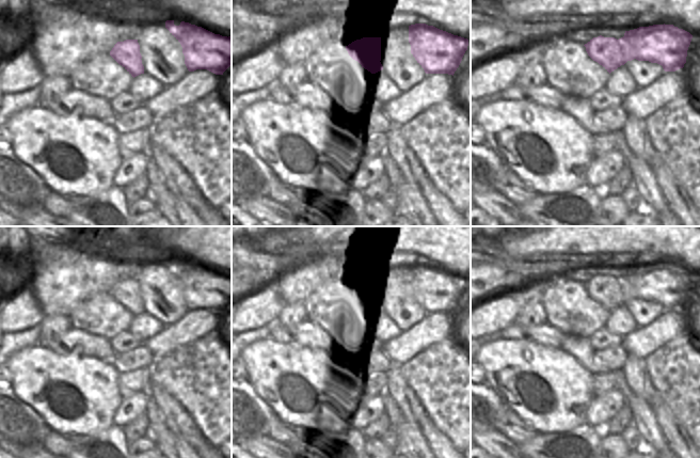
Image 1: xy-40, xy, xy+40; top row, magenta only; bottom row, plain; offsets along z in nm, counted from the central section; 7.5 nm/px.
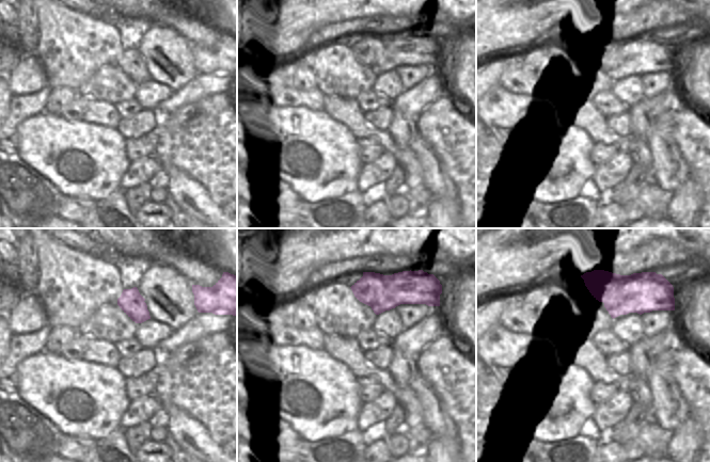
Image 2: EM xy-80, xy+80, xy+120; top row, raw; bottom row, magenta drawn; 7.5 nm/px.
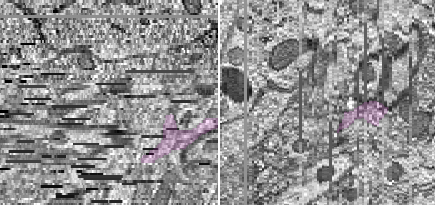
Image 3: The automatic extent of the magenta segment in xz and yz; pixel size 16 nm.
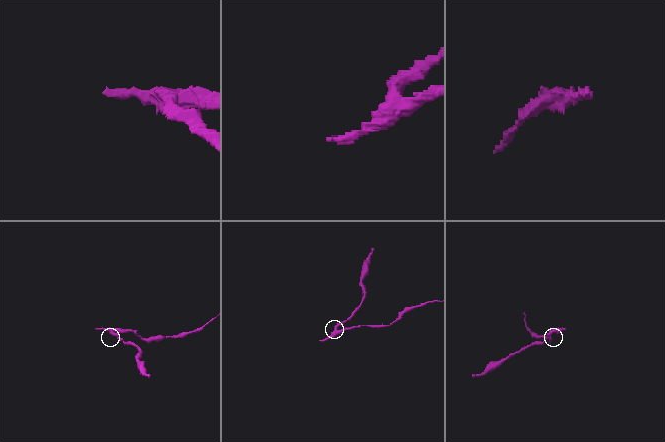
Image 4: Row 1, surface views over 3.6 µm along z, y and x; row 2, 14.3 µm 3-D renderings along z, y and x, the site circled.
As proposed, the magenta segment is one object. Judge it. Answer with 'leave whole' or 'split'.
split

